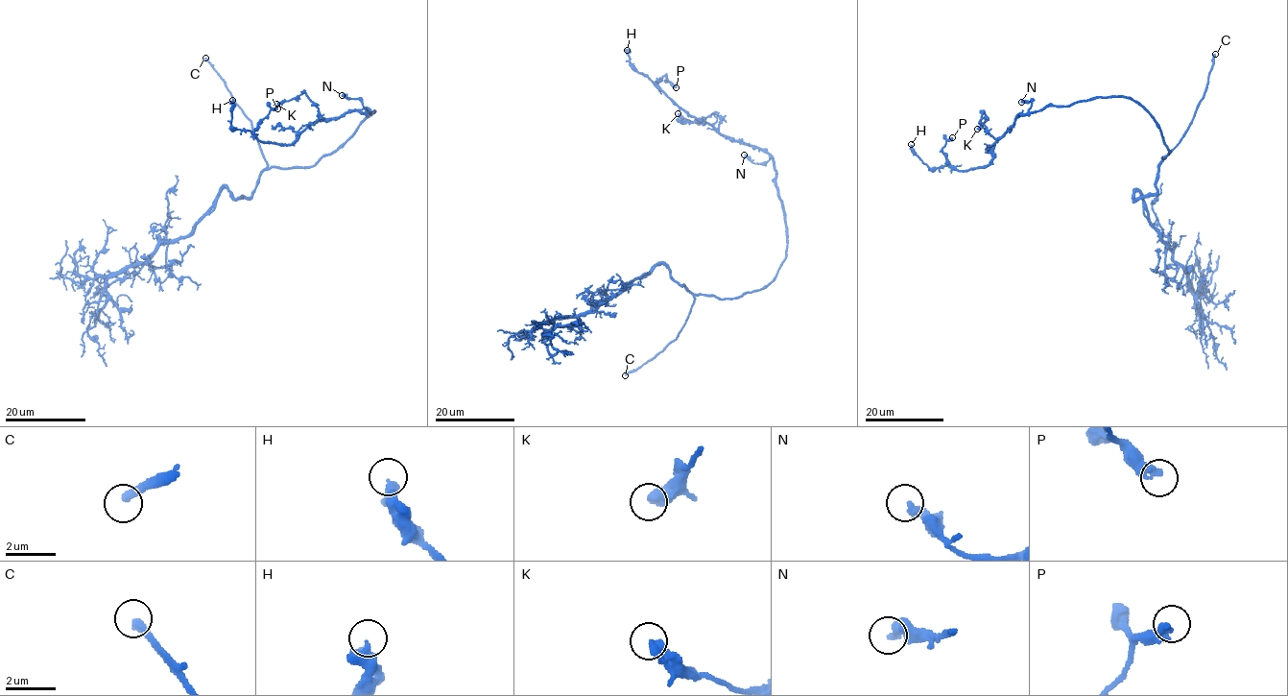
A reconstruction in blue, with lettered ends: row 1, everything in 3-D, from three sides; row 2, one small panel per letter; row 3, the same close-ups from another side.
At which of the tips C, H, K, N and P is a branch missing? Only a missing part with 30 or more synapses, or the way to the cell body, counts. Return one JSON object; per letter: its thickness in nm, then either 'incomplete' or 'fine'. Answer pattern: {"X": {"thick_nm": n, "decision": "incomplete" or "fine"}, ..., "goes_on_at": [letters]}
{"C": {"thick_nm": 320, "decision": "incomplete"}, "H": {"thick_nm": 400, "decision": "fine"}, "K": {"thick_nm": 480, "decision": "fine"}, "N": {"thick_nm": 360, "decision": "fine"}, "P": {"thick_nm": 320, "decision": "fine"}, "goes_on_at": ["C"]}

